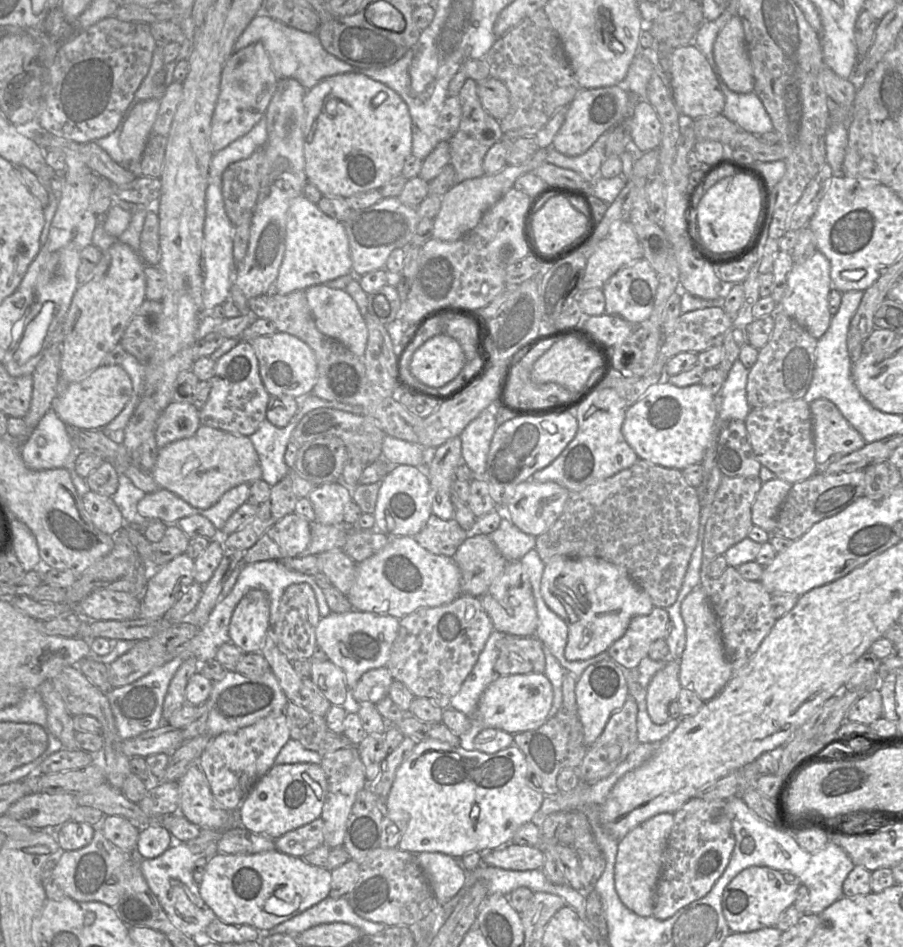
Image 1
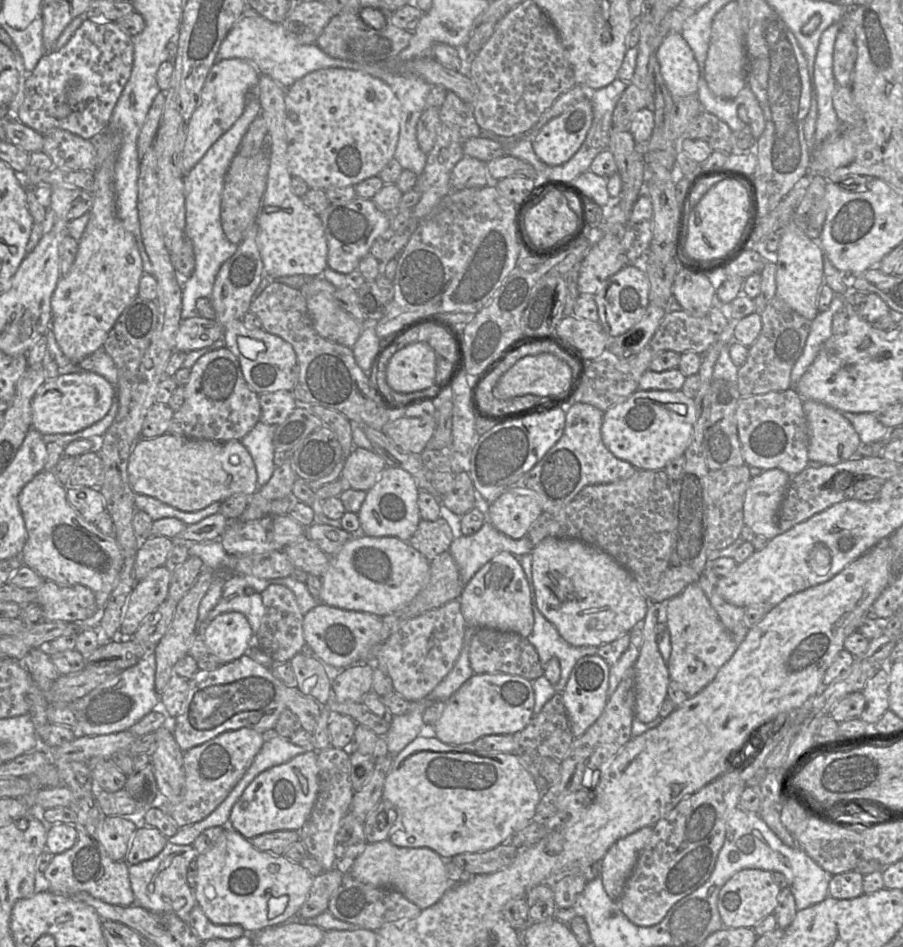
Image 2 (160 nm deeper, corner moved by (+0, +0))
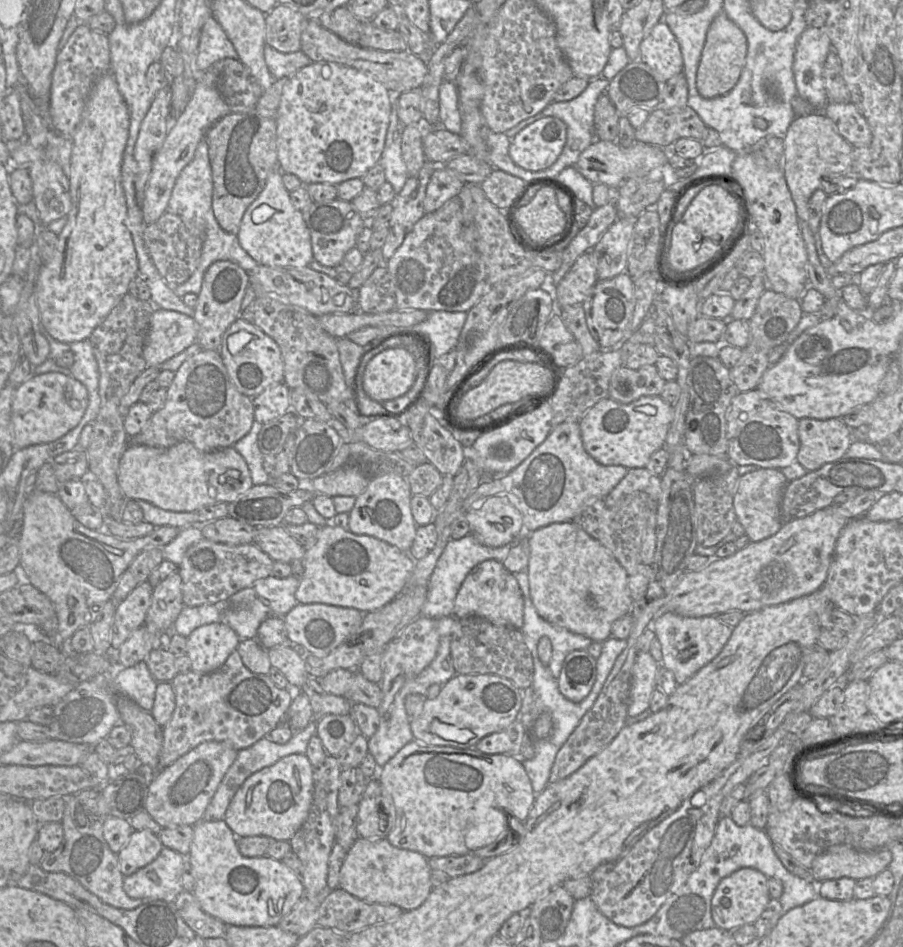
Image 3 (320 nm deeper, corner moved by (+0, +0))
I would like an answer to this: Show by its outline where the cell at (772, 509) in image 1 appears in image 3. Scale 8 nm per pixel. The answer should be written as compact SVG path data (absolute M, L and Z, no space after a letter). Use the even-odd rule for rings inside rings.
M759 468L738 479L733 499L734 509L737 521L752 542L768 538L782 527L781 500L787 484L785 475L775 468Z

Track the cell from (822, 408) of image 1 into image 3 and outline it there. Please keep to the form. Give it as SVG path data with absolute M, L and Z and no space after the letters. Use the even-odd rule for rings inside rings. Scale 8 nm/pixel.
M802 418L798 422L798 435L800 447L796 460L808 472L843 458L853 441L852 430L840 418L826 420Z

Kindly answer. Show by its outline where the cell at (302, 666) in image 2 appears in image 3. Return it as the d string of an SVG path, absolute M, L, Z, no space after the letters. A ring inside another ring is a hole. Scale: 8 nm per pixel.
M279 645L267 650L272 667L279 669L294 691L309 678L305 661L289 646Z

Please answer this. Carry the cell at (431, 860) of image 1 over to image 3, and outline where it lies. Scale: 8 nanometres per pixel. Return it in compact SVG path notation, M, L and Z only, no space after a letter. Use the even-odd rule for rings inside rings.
M359 837L347 851L340 869L339 887L362 901L394 904L403 911L409 911L421 906L433 889L430 881L431 872L428 859L418 852L396 848L386 838L369 840Z

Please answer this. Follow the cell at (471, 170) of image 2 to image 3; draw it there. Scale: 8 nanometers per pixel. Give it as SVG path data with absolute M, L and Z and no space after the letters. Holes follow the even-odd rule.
M436 166L426 188L423 201L424 213L431 213L457 196L464 183L445 166Z

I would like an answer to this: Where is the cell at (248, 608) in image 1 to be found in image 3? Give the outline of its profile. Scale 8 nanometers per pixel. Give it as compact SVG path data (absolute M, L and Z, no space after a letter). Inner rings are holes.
M211 623L195 629L186 642L186 655L193 672L210 673L219 669L237 649L240 638L223 623Z

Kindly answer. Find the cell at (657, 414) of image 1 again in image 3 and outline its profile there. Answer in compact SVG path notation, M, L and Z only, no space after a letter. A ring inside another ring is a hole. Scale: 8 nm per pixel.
M642 396L623 404L611 398L596 403L579 421L586 452L602 465L644 468L651 455L665 445L674 418L674 406L660 396Z

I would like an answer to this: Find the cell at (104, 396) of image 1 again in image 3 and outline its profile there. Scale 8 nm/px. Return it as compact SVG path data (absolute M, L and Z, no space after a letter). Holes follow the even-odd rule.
M50 372L33 375L19 384L11 407L13 446L16 449L53 442L75 428L89 403L86 387L72 376Z

